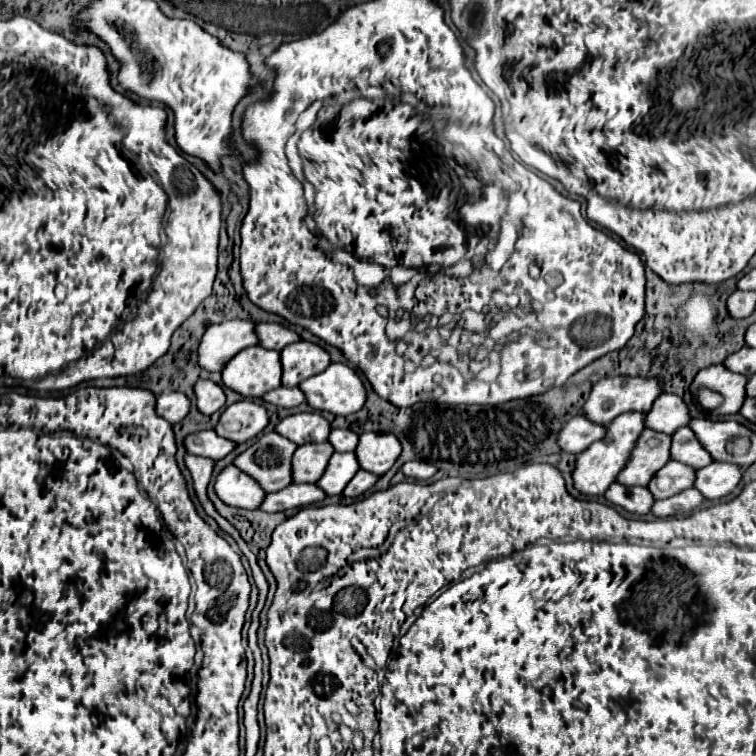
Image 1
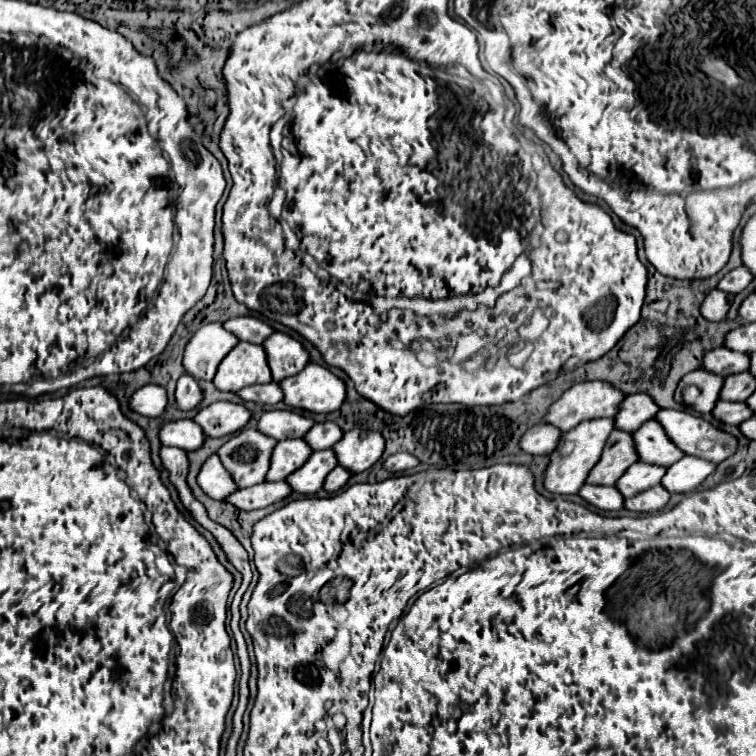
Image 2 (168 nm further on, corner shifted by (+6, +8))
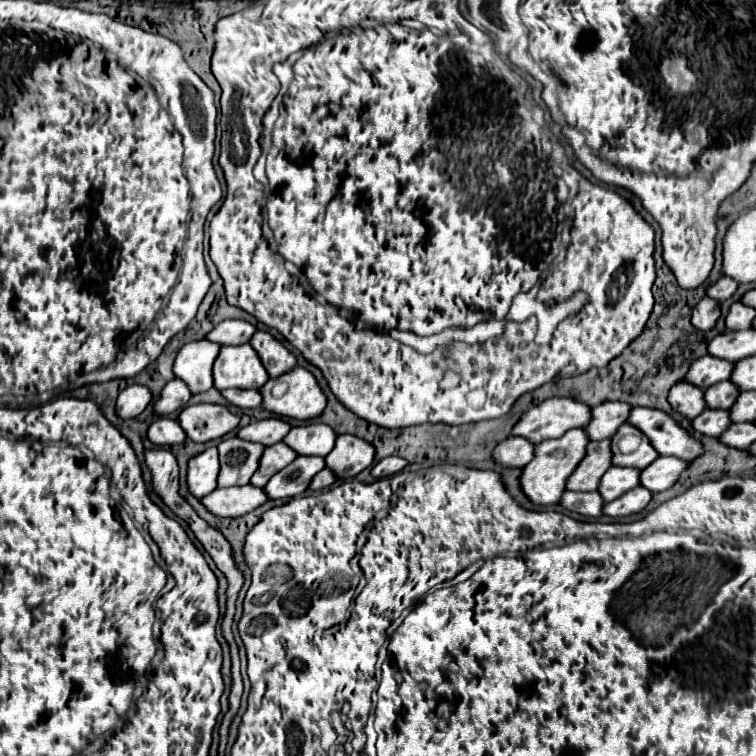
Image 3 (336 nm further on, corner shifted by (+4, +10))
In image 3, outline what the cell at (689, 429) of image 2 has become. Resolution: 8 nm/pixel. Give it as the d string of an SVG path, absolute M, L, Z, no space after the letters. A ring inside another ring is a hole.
M631 408L627 424L639 428L659 452L659 456L675 456L691 462L701 454L701 444L685 432L669 414L649 408Z

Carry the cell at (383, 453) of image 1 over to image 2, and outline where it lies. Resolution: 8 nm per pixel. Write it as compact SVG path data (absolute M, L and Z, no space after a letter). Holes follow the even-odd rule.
M353 428L343 434L343 440L339 440L333 450L339 456L339 464L357 474L369 470L381 458L385 438L373 430Z

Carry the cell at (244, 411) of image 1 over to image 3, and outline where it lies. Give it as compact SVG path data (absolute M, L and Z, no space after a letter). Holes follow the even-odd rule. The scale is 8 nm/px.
M219 404L185 406L177 422L193 442L209 442L221 438L239 426L239 418Z

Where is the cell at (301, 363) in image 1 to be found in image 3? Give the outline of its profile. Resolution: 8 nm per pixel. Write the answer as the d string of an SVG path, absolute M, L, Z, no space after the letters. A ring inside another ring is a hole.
M255 332L249 344L259 354L265 370L269 372L269 378L277 378L293 370L293 366L297 364L295 356L281 342L277 342L269 332Z

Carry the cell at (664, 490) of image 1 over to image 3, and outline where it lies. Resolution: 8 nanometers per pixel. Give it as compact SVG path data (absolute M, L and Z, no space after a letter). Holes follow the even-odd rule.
M613 466L601 476L597 492L601 494L603 502L611 502L635 486L639 486L639 470Z

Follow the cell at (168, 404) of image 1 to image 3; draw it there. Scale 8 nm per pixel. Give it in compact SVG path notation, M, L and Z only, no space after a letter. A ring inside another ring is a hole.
M127 386L115 402L115 412L119 418L125 420L135 418L147 408L149 402L151 402L151 392L145 386Z

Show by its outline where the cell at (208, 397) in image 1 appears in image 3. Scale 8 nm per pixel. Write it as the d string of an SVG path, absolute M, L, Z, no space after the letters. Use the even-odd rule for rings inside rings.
M171 380L165 384L165 388L161 390L161 396L153 402L153 412L157 416L167 416L175 410L181 410L187 406L187 400L191 398L189 388L181 382L181 380Z

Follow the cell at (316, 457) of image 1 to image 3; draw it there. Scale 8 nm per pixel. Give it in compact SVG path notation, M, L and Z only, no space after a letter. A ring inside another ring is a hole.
M283 442L273 444L273 446L267 446L267 448L263 450L261 460L259 460L257 472L255 472L253 478L251 478L251 484L257 486L257 488L265 486L275 472L283 470L283 468L285 468L287 464L291 464L295 458L297 458L297 454L293 454L293 450L289 450Z

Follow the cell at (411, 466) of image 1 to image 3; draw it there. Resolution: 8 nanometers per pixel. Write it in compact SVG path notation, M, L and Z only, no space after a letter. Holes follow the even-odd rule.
M387 456L383 460L379 460L373 468L371 468L371 476L373 478L385 478L385 476L391 476L391 474L397 474L405 468L405 460L399 458L399 456Z

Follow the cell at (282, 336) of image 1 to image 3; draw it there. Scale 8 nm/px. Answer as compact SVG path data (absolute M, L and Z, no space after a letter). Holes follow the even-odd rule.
M223 320L205 338L211 342L217 342L221 346L247 344L249 338L253 336L253 332L255 332L255 328L245 320Z

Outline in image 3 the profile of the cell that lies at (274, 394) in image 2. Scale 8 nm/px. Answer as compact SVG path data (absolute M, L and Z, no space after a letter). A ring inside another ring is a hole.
M223 390L221 396L237 408L257 408L261 404L259 390Z

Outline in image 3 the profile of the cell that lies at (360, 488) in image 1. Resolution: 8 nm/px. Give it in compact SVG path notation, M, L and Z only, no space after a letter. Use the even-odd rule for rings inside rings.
M323 468L321 472L317 472L317 474L313 476L313 480L311 480L311 484L309 484L309 490L323 490L323 488L335 484L335 480L337 480L335 474L333 474L331 470Z

